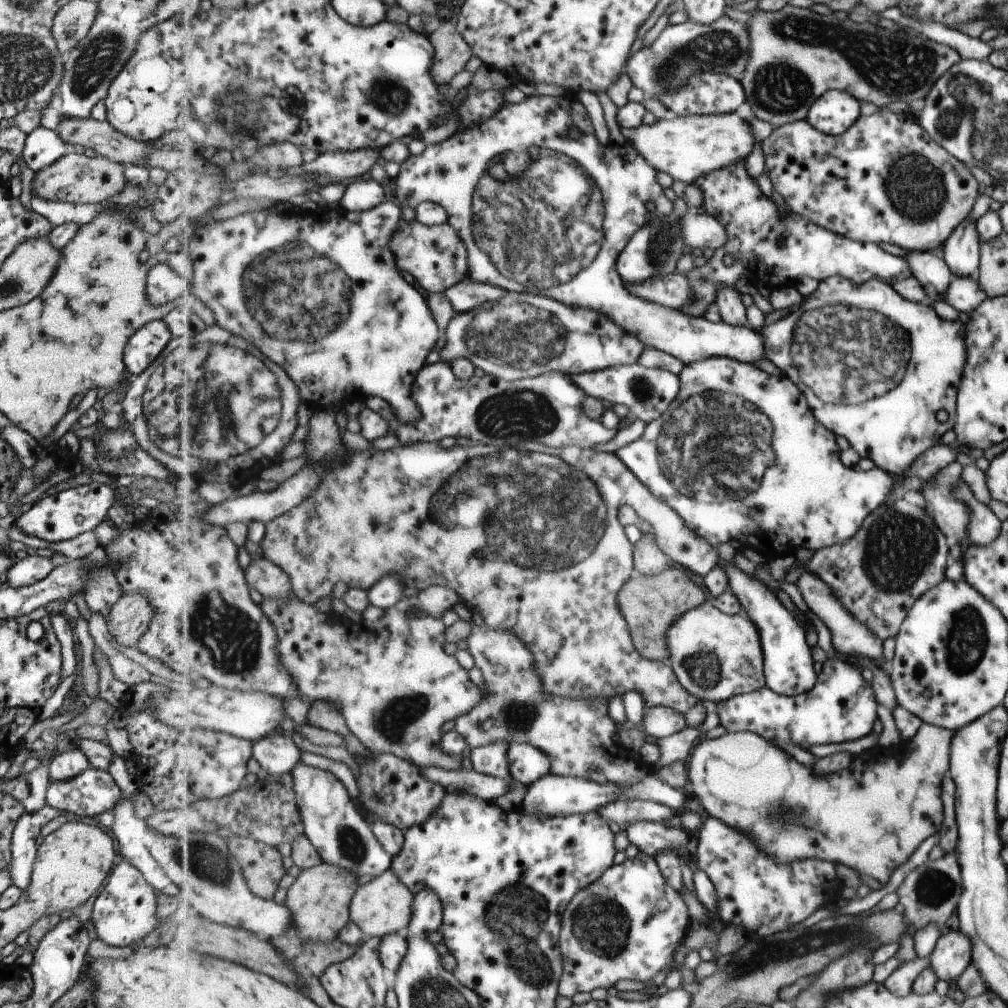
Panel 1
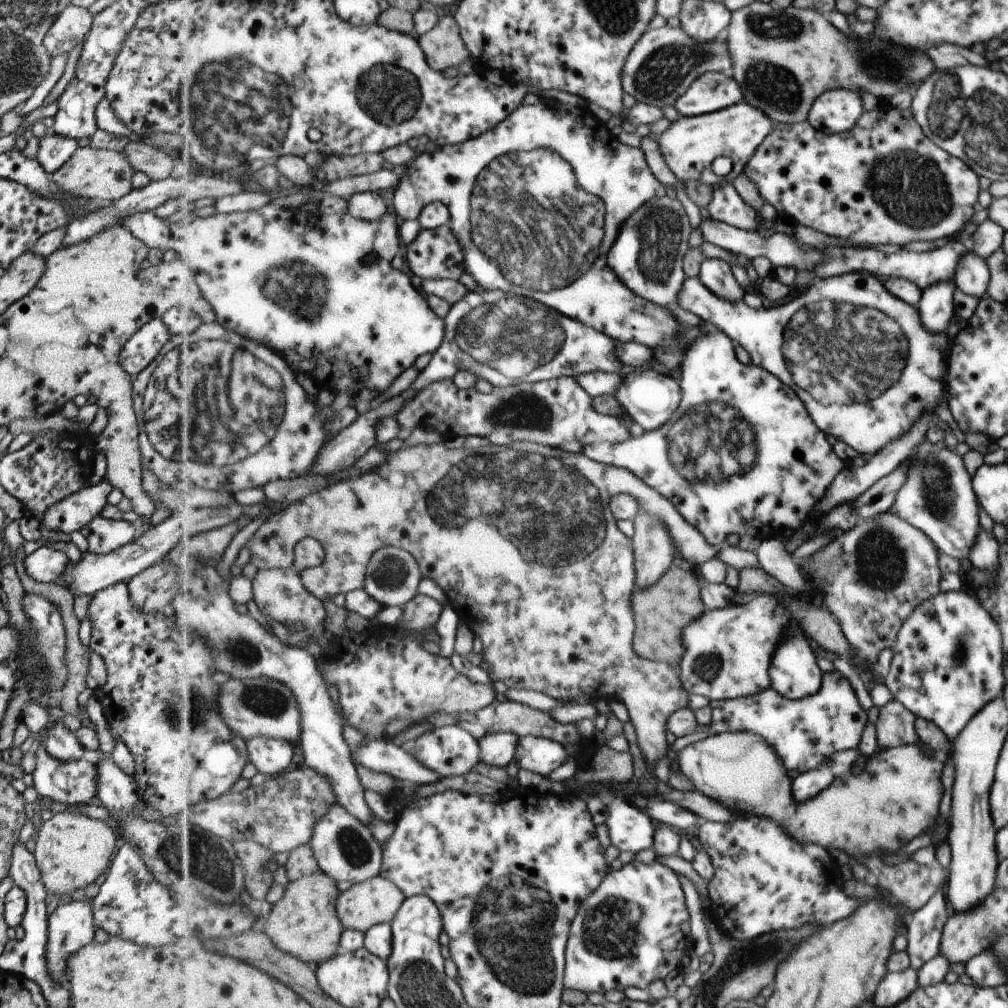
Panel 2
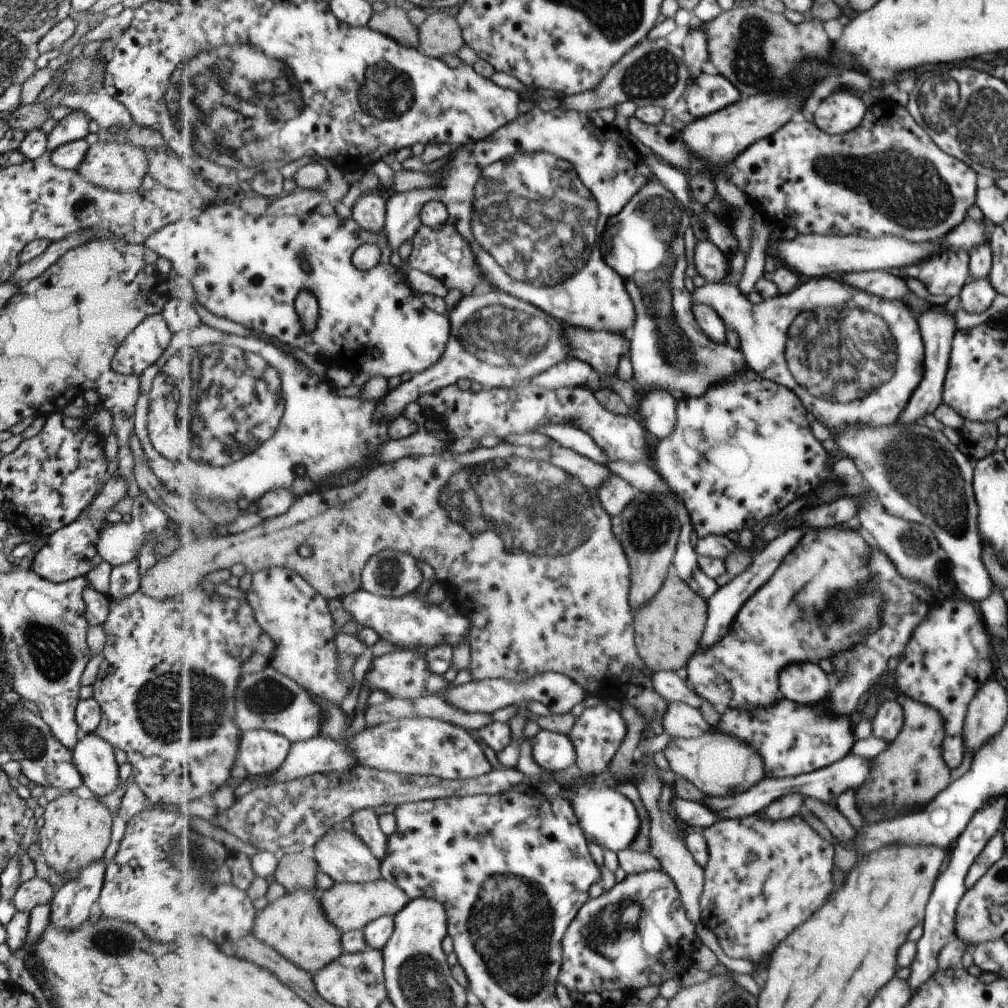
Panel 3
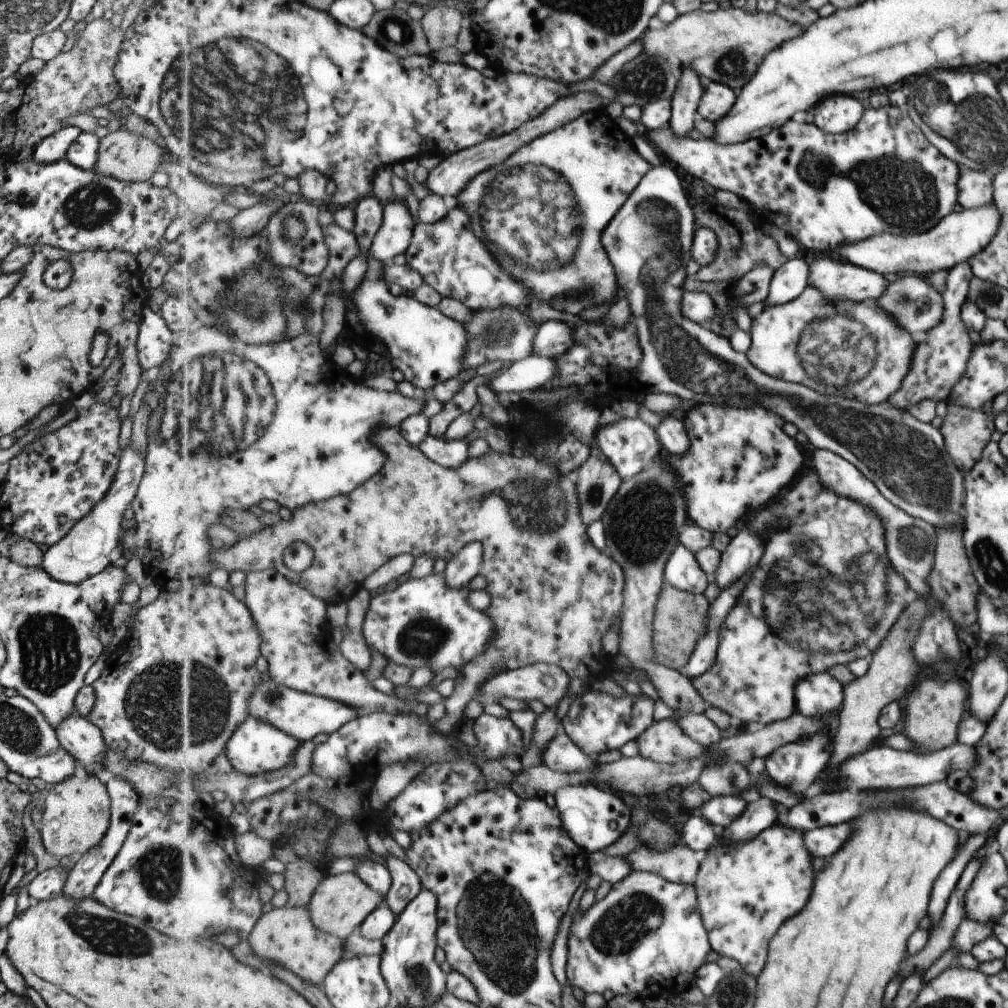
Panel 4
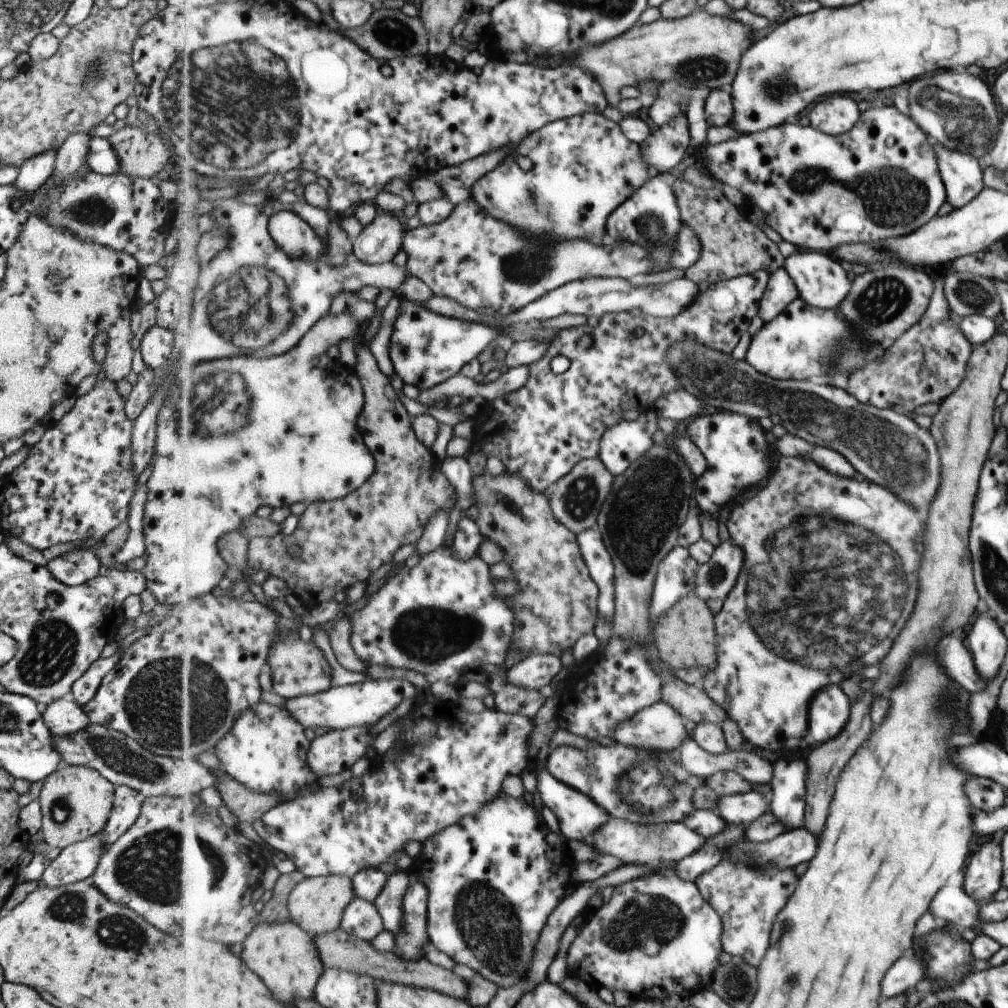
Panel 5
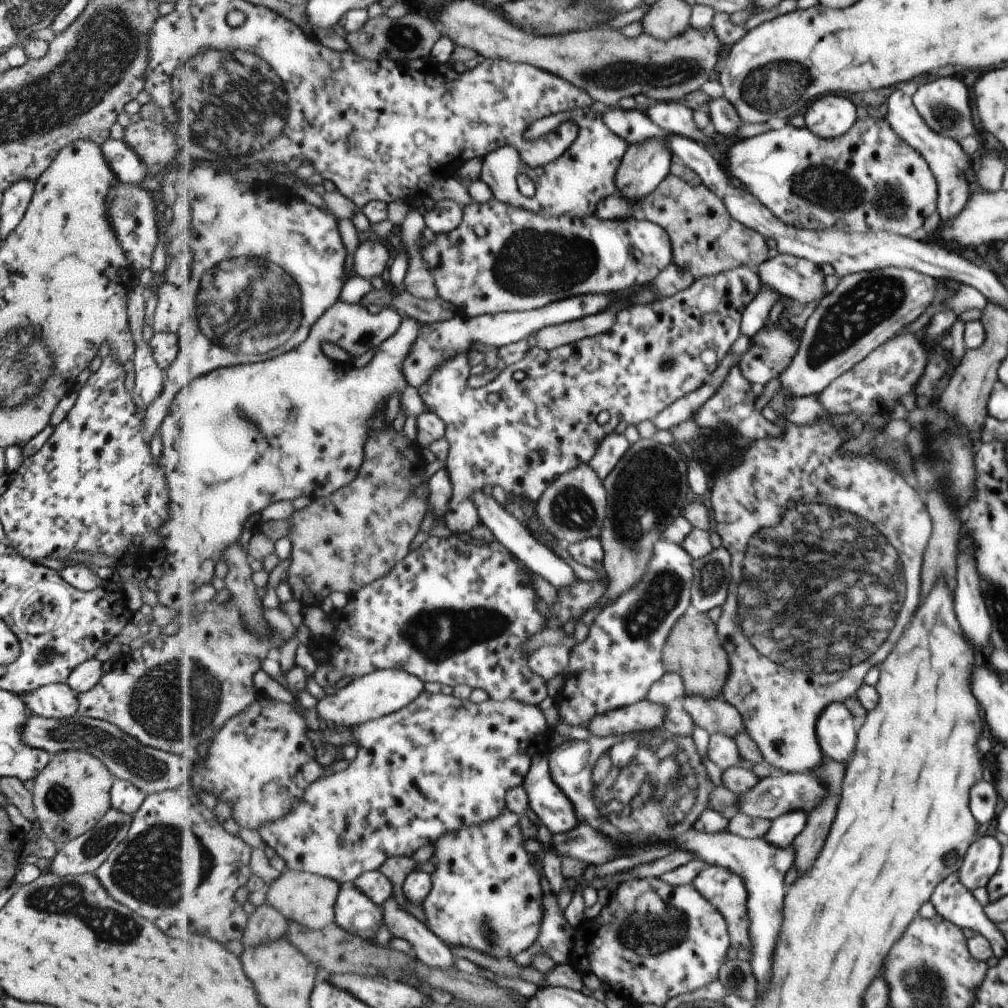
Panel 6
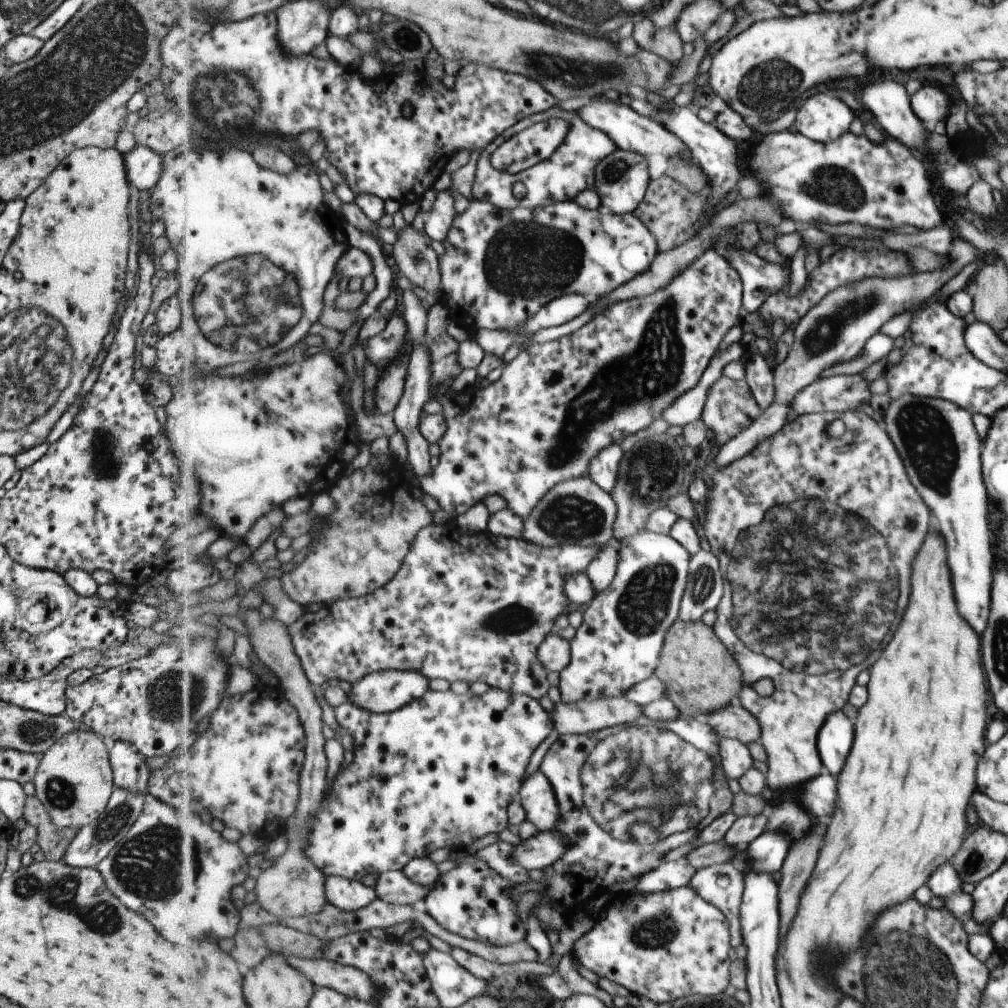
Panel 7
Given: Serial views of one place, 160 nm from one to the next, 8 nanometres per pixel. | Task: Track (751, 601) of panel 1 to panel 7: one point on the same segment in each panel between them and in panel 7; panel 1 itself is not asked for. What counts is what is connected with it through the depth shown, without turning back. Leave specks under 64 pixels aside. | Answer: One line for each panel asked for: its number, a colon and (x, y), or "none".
2: (795, 674)
3: (806, 683)
4: (821, 695)
5: (828, 713)
6: (835, 729)
7: (835, 737)

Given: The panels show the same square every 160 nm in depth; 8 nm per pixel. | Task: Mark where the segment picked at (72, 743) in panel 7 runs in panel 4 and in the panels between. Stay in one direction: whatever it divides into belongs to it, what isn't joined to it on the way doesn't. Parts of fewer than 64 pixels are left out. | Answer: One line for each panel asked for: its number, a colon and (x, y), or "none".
4: (76, 811)
5: (74, 801)
6: (70, 794)

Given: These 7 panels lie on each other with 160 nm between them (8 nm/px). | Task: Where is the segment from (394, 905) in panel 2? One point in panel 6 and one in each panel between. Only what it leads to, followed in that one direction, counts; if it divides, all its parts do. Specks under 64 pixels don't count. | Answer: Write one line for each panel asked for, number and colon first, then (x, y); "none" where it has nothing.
3: (350, 906)
4: (341, 903)
5: (318, 904)
6: (308, 899)

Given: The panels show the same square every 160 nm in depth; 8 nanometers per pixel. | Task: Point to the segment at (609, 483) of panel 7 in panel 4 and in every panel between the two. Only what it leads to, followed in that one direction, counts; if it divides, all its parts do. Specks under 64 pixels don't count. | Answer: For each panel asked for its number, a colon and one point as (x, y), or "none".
4: (631, 445)
5: (622, 445)
6: (614, 447)

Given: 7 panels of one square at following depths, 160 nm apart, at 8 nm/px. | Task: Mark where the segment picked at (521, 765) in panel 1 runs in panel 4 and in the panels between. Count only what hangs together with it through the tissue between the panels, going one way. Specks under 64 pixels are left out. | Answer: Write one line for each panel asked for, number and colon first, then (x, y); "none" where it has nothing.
2: (541, 755)
3: (555, 752)
4: (563, 754)

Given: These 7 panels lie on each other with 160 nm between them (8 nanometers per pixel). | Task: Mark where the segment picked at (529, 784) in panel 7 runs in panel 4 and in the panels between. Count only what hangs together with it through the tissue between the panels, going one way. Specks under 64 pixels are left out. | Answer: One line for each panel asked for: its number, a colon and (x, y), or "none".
4: (596, 818)
5: (579, 819)
6: (556, 810)

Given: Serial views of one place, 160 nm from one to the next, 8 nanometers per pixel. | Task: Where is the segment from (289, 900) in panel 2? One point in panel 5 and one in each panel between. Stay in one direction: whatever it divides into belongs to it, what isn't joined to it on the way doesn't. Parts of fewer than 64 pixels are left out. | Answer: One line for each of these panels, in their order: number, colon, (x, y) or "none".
3: (296, 925)
4: (288, 936)
5: (285, 955)

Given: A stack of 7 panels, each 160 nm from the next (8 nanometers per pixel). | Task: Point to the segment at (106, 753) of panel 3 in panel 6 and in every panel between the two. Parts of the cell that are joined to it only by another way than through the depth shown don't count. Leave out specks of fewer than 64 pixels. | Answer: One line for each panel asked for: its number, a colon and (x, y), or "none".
4: (82, 740)
5: (64, 716)
6: (53, 701)

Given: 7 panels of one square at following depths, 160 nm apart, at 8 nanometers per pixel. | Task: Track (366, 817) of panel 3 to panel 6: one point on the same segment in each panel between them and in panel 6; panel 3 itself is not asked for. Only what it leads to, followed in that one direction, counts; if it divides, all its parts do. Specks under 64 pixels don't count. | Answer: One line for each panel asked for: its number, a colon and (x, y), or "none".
4: (406, 881)
5: (390, 902)
6: (427, 946)

